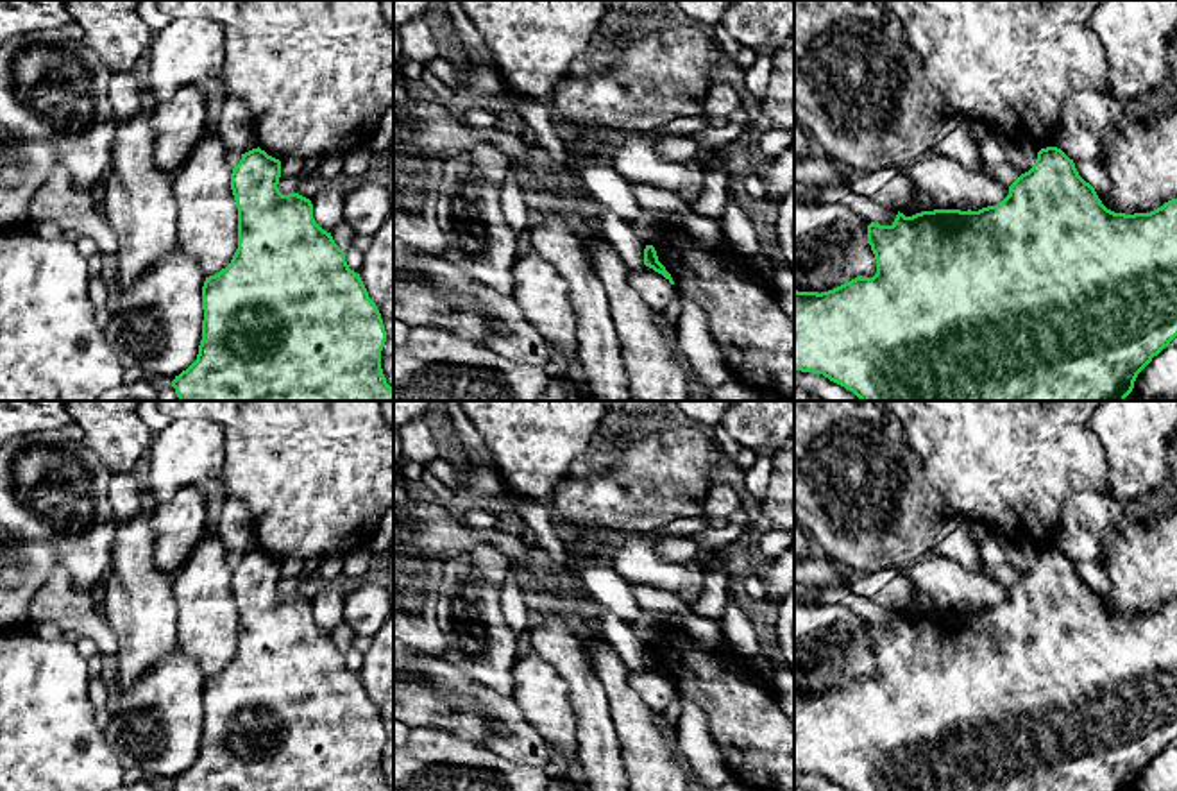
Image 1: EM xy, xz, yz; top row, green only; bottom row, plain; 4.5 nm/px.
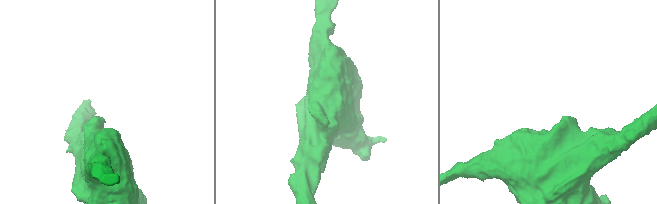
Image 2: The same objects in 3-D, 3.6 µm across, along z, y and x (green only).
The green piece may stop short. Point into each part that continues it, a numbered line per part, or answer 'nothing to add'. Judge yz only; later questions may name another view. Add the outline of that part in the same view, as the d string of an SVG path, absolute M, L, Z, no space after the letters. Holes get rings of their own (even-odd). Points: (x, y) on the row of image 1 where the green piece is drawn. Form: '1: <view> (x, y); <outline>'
nothing to add

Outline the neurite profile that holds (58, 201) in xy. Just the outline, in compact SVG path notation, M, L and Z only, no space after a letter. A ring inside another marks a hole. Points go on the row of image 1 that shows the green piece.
M57 165L30 200L34 222L57 224L64 234L91 238L100 254L114 254L118 238L100 208L100 195L77 190L72 174Z

